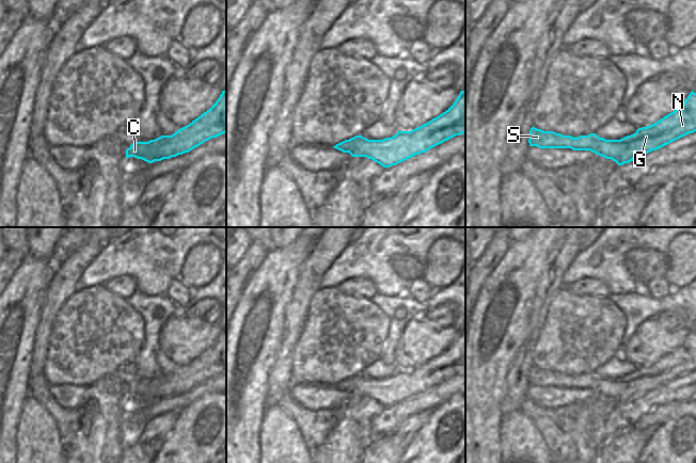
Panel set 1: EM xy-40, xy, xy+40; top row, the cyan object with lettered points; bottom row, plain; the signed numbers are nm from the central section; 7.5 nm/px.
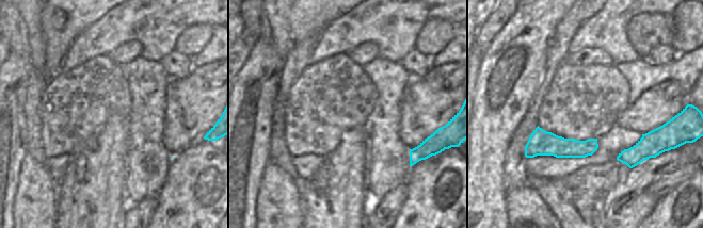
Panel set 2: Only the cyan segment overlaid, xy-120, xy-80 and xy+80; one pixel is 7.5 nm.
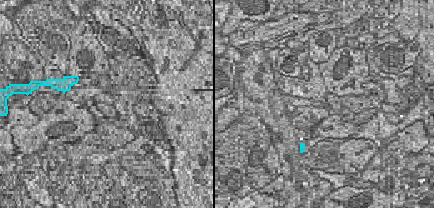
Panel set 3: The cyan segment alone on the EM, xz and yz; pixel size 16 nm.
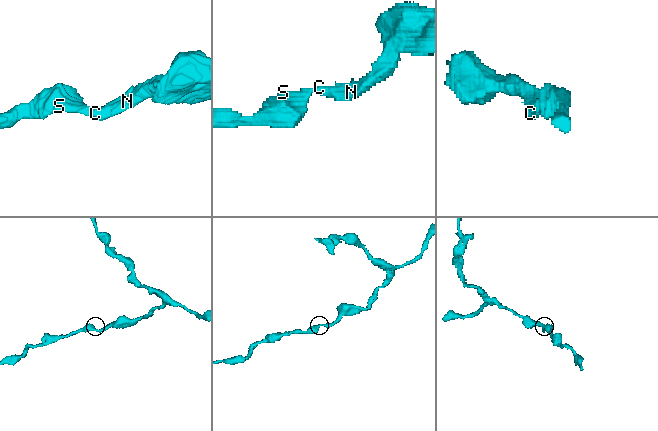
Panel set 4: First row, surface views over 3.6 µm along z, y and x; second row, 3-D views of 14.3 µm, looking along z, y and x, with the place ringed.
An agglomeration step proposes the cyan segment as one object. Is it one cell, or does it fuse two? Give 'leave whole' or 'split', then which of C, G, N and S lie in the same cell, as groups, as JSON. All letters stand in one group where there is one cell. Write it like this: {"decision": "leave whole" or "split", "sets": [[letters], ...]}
{"decision": "leave whole", "sets": [["C", "G", "N", "S"]]}

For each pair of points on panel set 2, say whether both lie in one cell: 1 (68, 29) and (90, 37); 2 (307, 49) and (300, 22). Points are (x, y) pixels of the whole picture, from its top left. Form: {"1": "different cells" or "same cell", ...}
{"1": "different cells", "2": "different cells"}

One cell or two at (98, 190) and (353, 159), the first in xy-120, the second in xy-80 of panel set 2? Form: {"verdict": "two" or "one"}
{"verdict": "one"}

